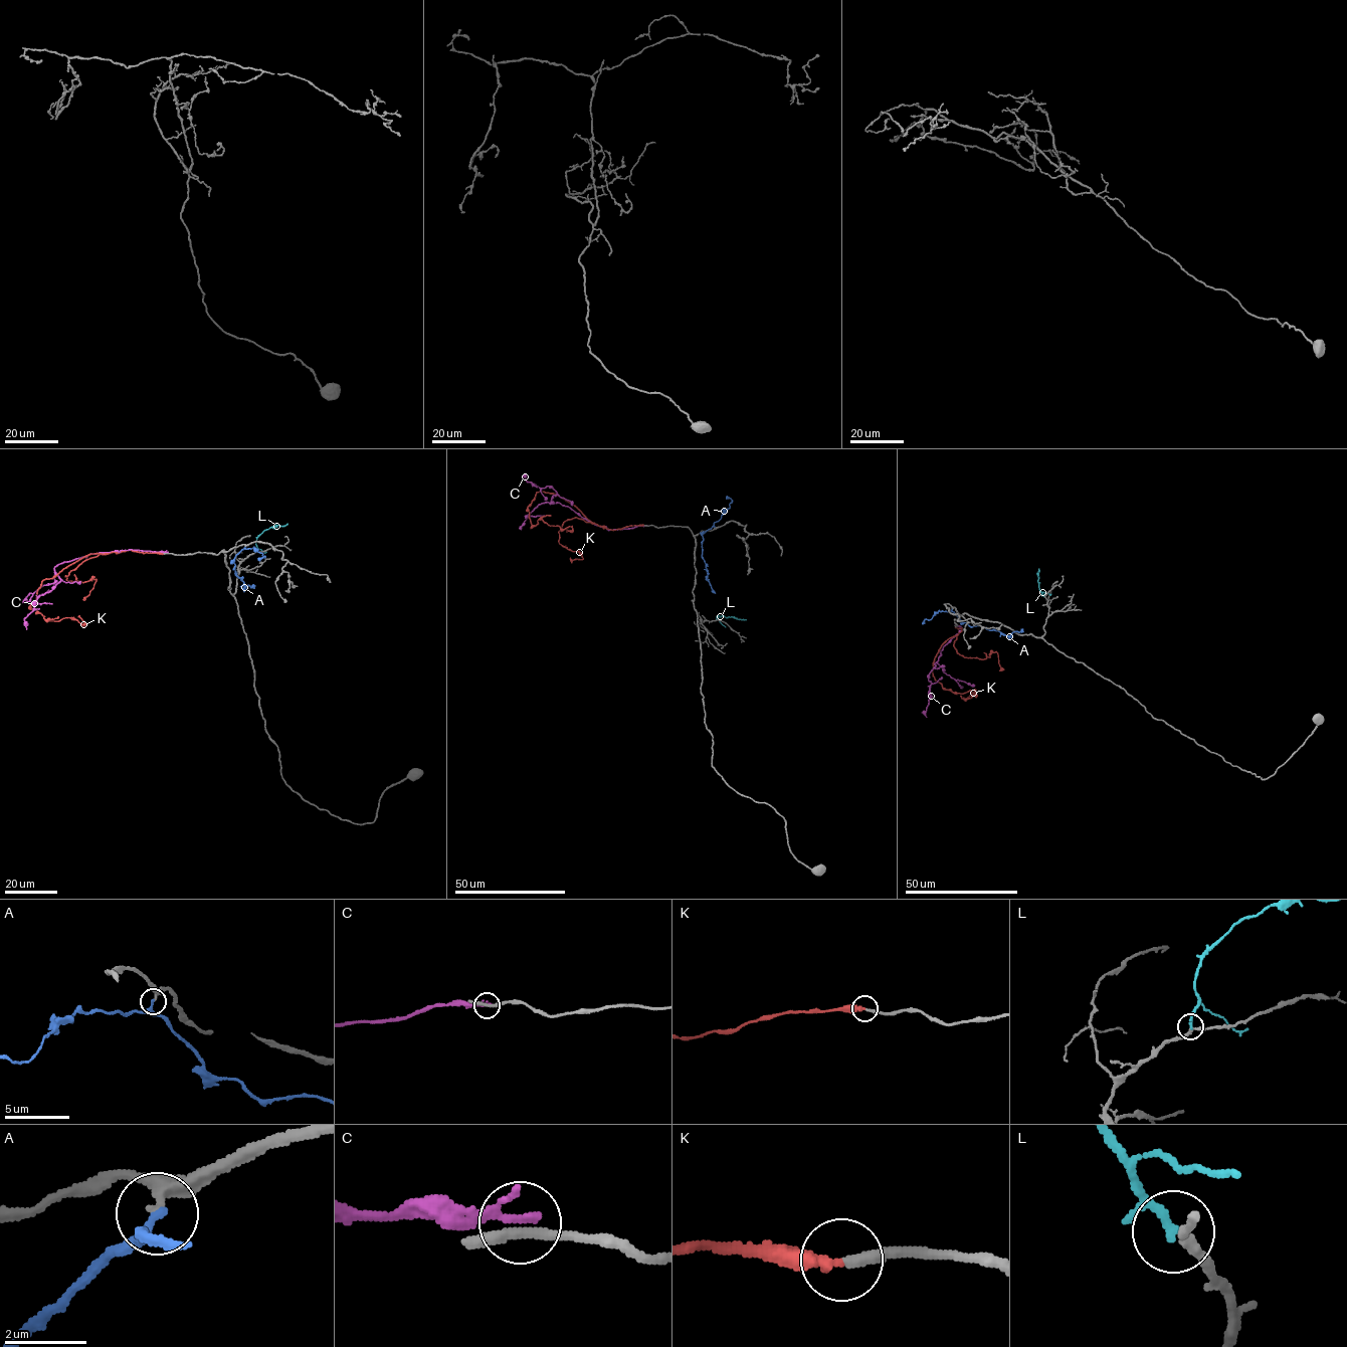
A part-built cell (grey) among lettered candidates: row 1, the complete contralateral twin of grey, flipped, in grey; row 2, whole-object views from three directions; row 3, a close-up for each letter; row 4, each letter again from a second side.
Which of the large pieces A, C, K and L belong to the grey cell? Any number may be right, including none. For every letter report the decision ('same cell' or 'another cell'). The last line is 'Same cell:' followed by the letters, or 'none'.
A: another cell
C: another cell
K: same cell
L: same cell
Same cell: K, L

